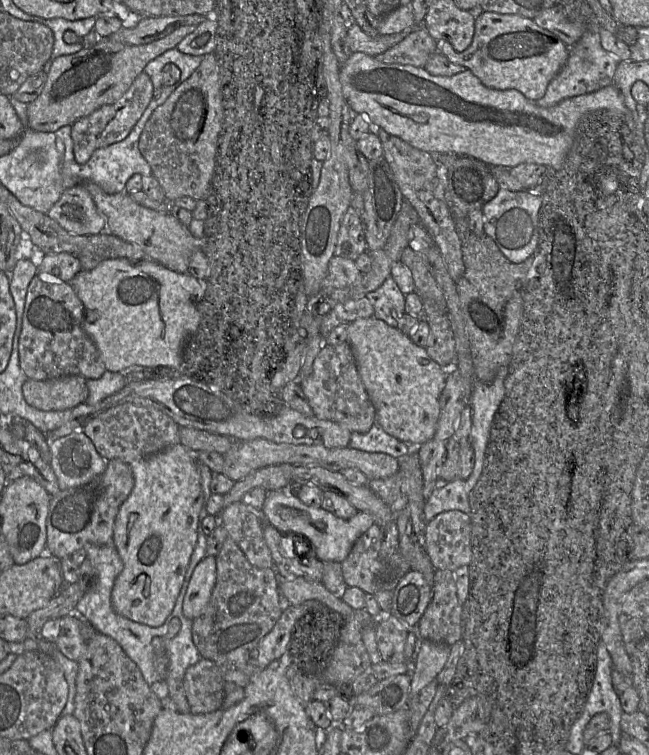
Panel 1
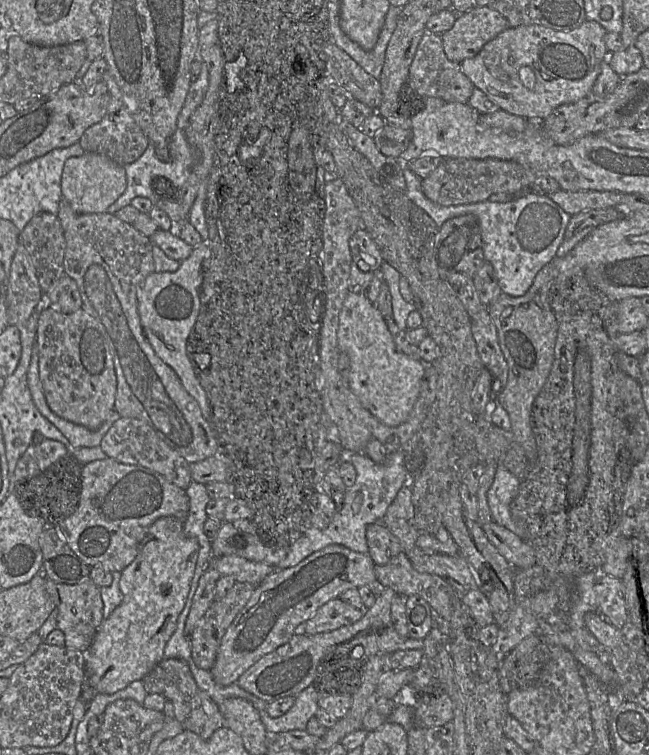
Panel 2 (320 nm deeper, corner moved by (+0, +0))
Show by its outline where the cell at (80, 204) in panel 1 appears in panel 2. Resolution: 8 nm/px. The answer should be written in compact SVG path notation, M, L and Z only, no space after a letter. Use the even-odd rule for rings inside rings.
M85 153L66 160L61 178L63 200L77 213L107 212L108 208L124 193L127 177L124 166L98 153Z

